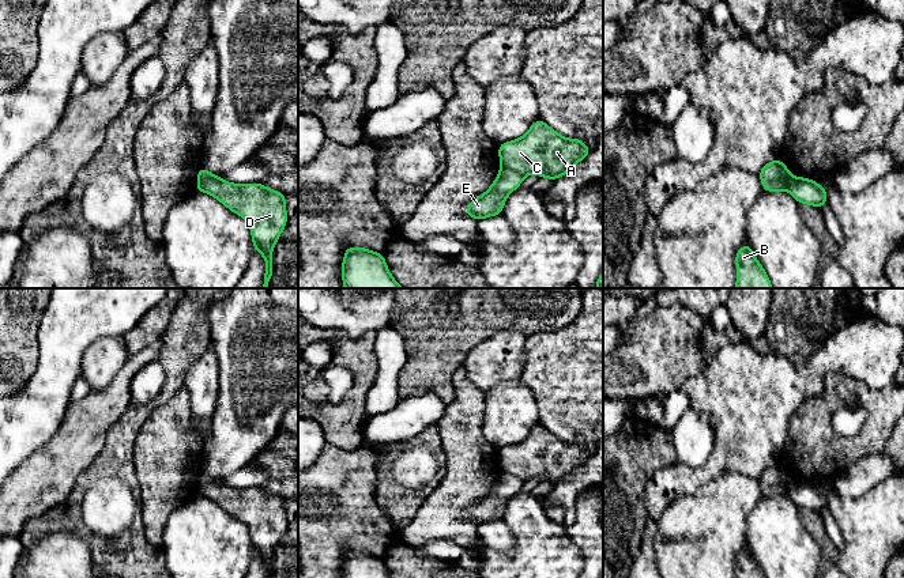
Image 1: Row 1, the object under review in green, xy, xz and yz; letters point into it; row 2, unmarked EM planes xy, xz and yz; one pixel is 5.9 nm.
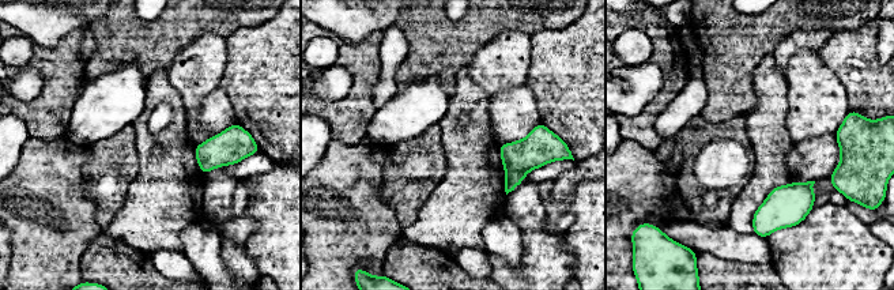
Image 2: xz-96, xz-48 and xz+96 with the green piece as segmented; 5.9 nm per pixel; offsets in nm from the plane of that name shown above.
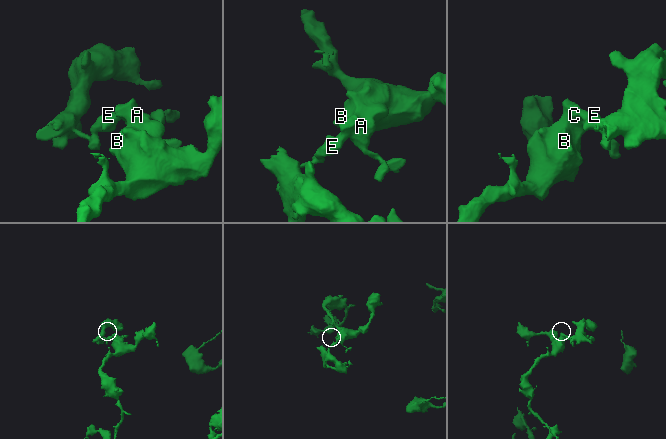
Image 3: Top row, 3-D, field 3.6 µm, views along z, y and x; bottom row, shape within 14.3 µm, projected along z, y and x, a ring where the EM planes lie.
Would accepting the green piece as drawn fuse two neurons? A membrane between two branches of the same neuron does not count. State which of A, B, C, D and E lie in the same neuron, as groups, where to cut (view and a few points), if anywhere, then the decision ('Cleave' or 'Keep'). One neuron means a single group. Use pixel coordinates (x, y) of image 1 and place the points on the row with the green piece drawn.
Groups: A B C D / E. Split along xz (501, 166), (507, 166), (523, 177). Cleave

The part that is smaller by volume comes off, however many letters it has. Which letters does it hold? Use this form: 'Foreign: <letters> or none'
Foreign: E

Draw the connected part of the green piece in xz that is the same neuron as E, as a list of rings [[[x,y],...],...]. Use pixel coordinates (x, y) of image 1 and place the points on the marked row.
[[[501,167],[490,188],[470,201],[464,207],[464,212],[478,222],[485,218],[502,215],[506,197],[521,185],[523,180],[524,177],[519,173]]]

